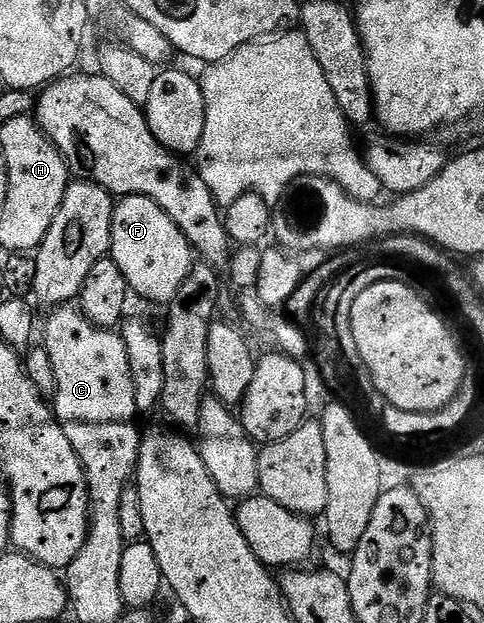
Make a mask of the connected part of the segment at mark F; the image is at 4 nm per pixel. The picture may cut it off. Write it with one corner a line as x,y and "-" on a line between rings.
122,197
114,204
109,251
130,290
161,307
168,306
179,295
179,287
183,287
187,275
195,268
195,250
183,231
146,197

